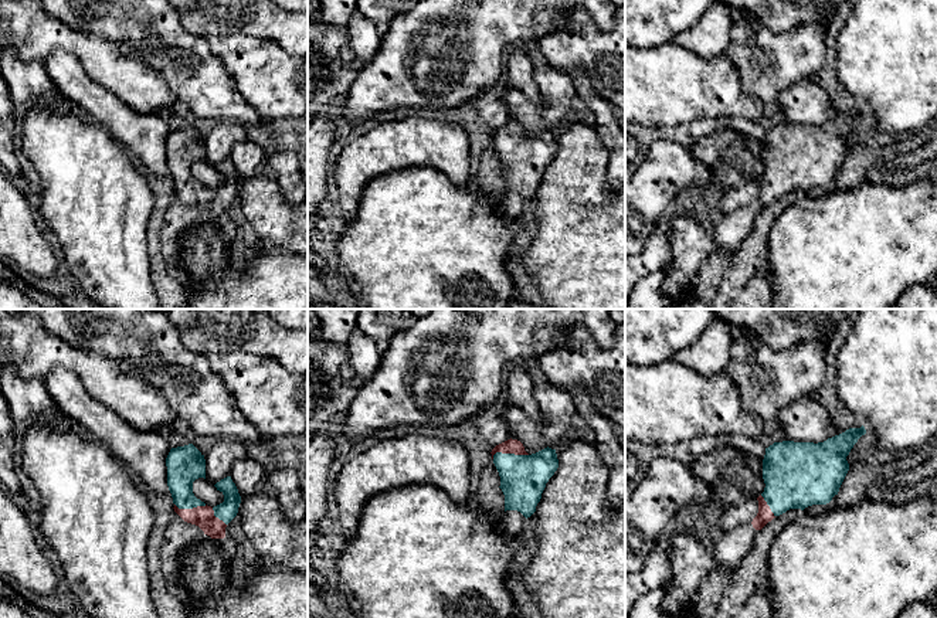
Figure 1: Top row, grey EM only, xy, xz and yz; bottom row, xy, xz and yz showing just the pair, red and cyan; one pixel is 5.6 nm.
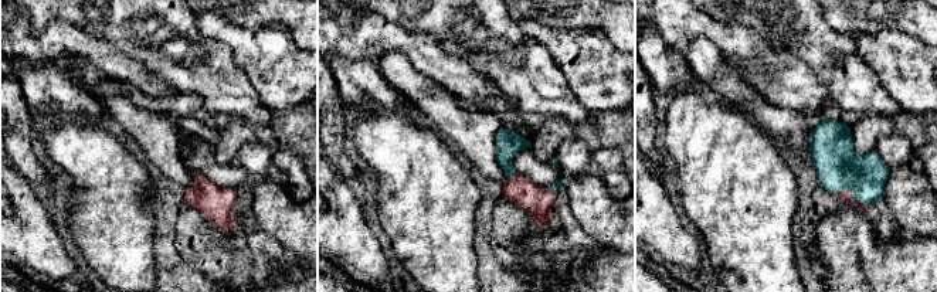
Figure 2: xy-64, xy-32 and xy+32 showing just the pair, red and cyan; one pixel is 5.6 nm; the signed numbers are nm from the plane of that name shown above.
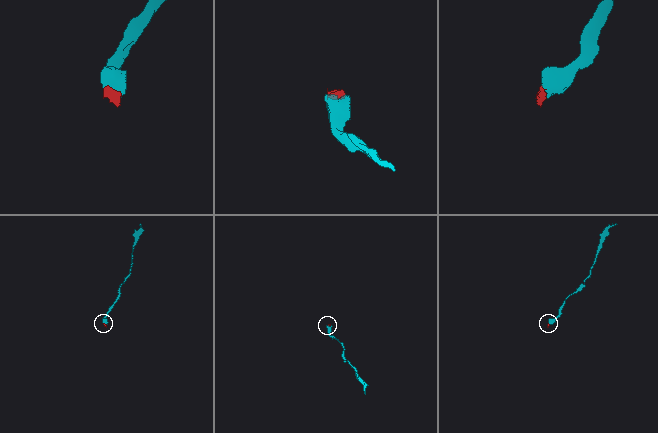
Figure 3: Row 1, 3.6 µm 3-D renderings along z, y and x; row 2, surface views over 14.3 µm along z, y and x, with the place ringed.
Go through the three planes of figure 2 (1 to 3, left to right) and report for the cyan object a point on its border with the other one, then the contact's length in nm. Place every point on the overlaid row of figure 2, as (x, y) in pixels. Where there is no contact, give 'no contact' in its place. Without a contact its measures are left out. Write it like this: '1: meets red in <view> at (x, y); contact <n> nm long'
1: no contact
2: meets red in xy-32 at (511, 177); contact 80 nm long
3: meets red in xy+32 at (851, 194); contact 240 nm long

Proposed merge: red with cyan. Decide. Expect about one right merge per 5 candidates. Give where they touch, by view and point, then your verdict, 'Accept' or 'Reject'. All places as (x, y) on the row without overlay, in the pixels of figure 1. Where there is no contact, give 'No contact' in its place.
Touches red at xz (509, 135). Accept

